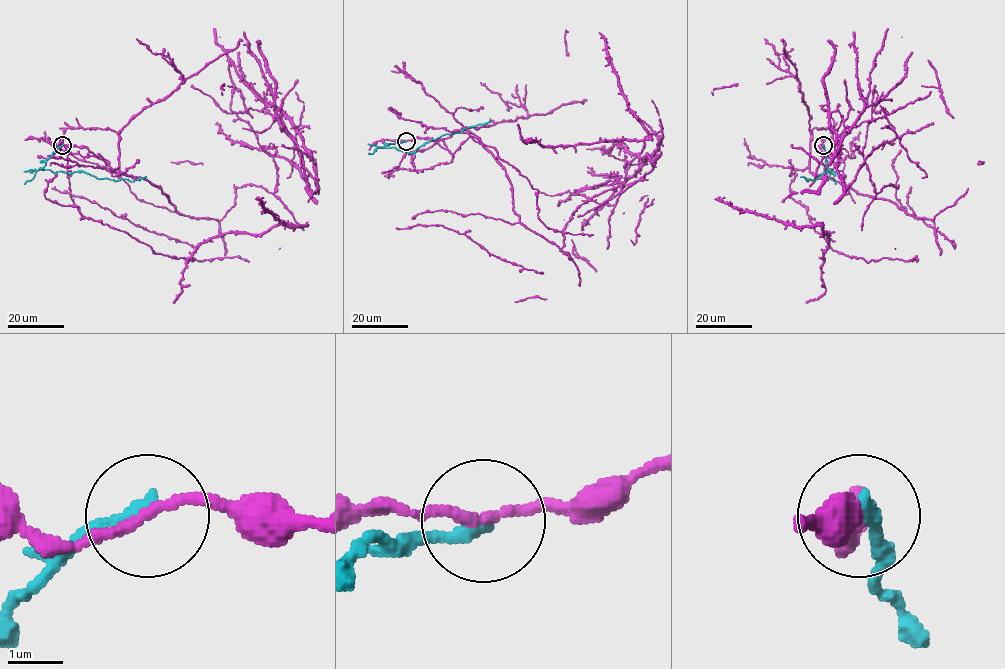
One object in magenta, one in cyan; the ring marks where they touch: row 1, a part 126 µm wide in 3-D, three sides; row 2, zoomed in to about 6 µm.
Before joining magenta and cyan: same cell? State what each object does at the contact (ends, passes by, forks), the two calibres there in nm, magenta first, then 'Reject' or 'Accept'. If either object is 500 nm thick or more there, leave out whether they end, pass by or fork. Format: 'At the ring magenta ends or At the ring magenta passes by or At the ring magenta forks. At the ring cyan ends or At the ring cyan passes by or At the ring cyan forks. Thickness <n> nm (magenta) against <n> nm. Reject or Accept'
At the ring magenta passes by. At the ring cyan ends. Thickness 170 nm (magenta) against 240 nm. Reject

